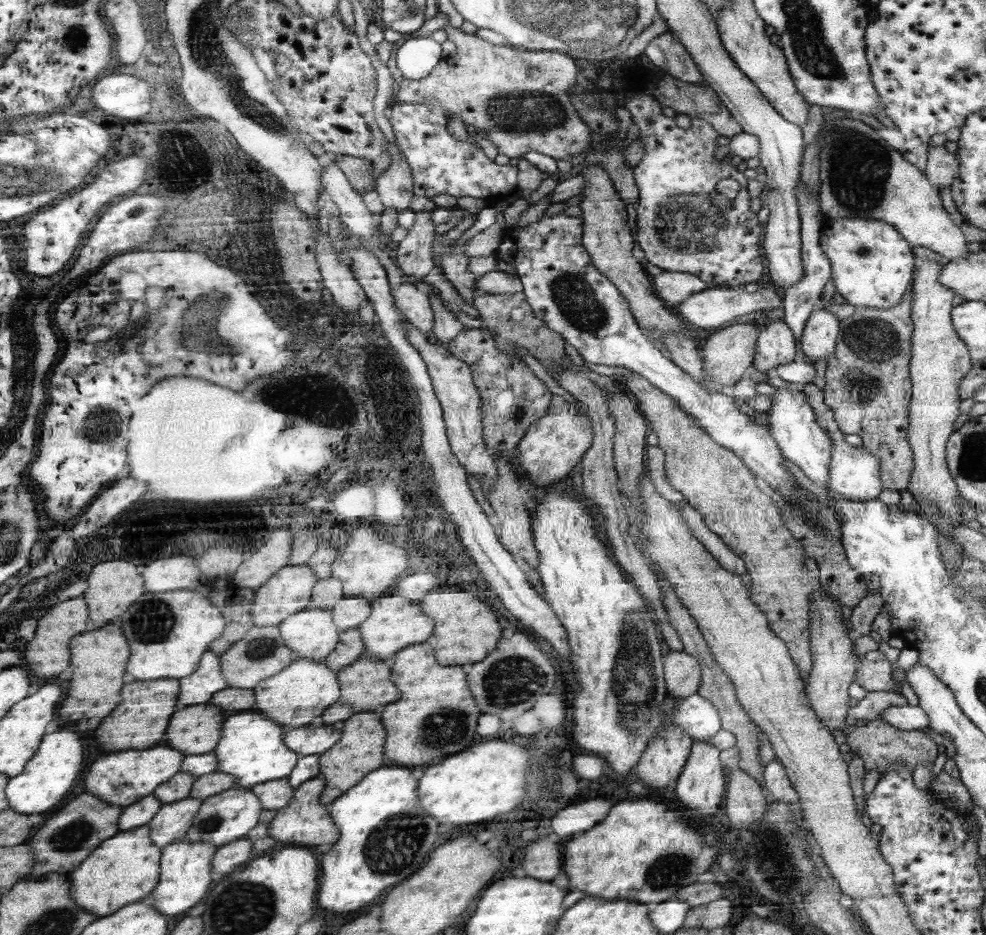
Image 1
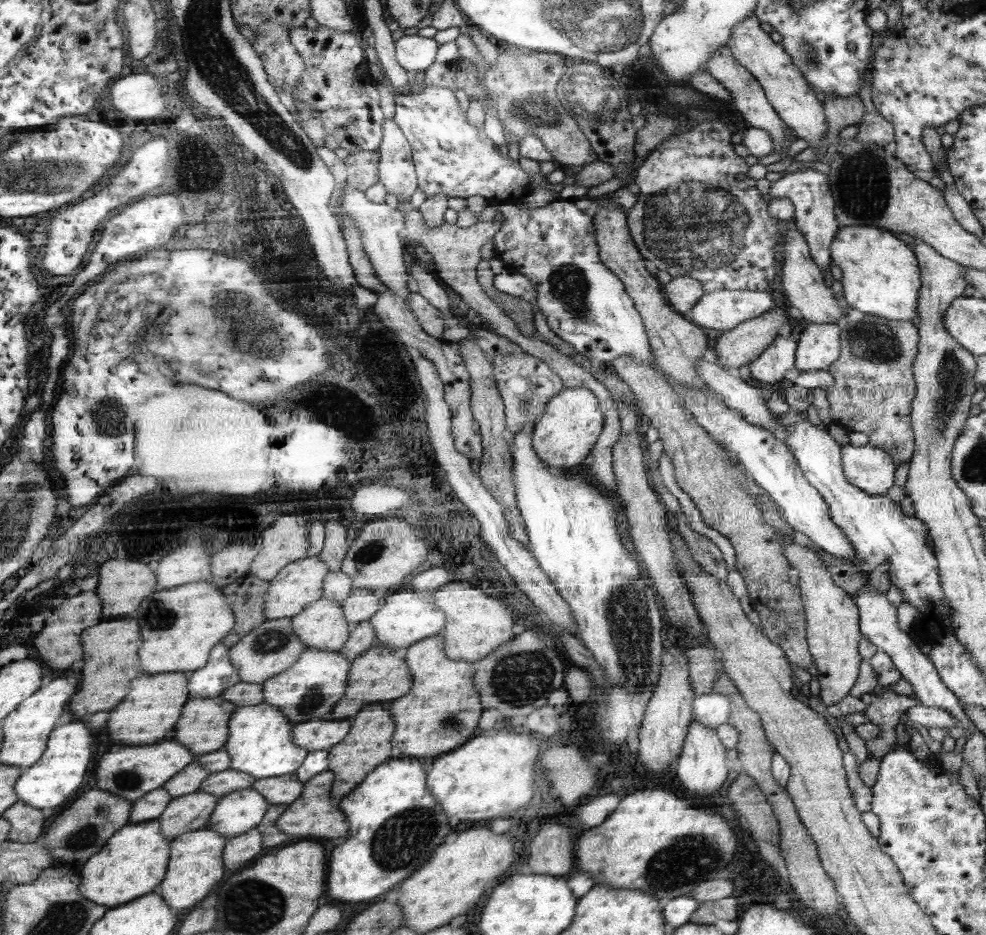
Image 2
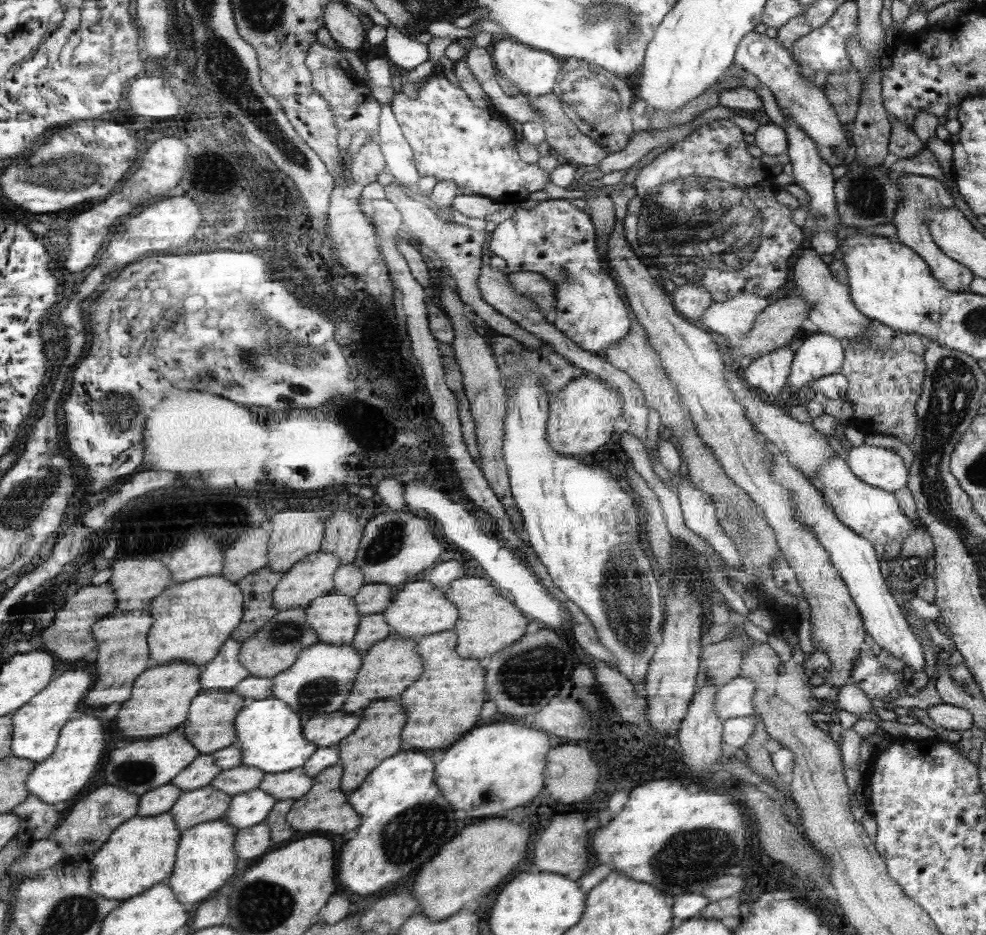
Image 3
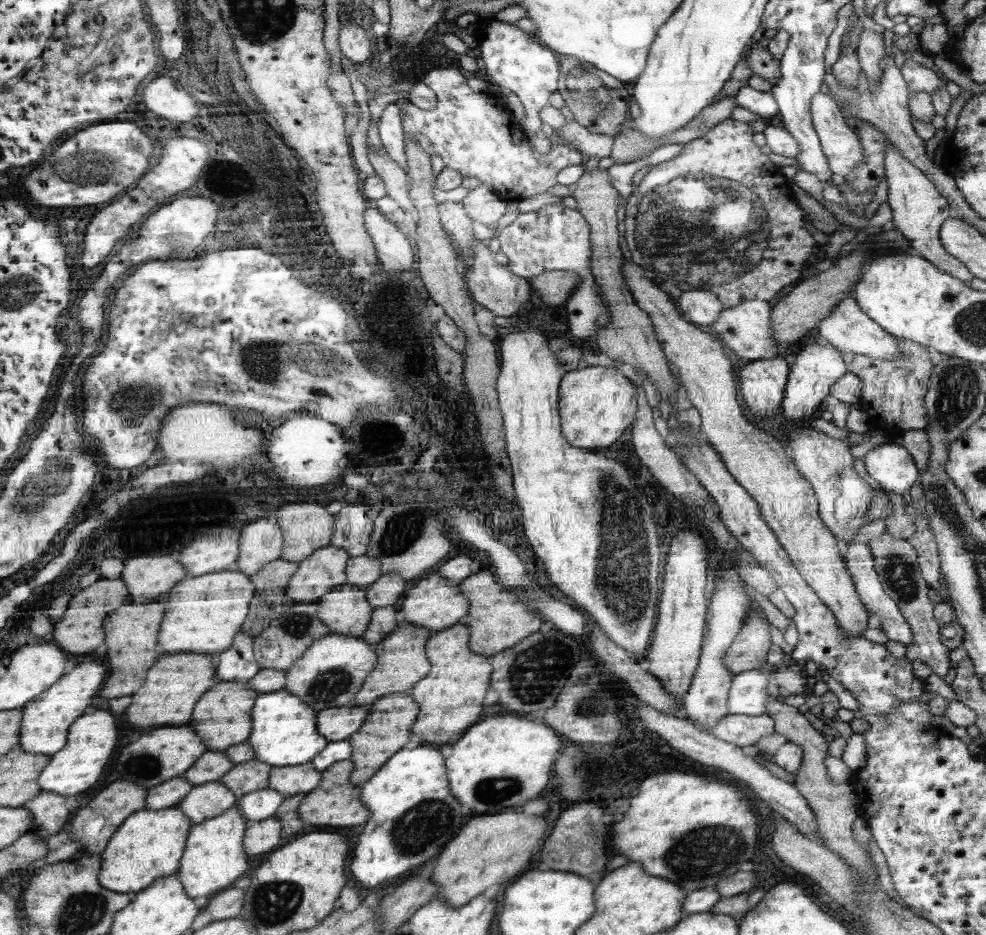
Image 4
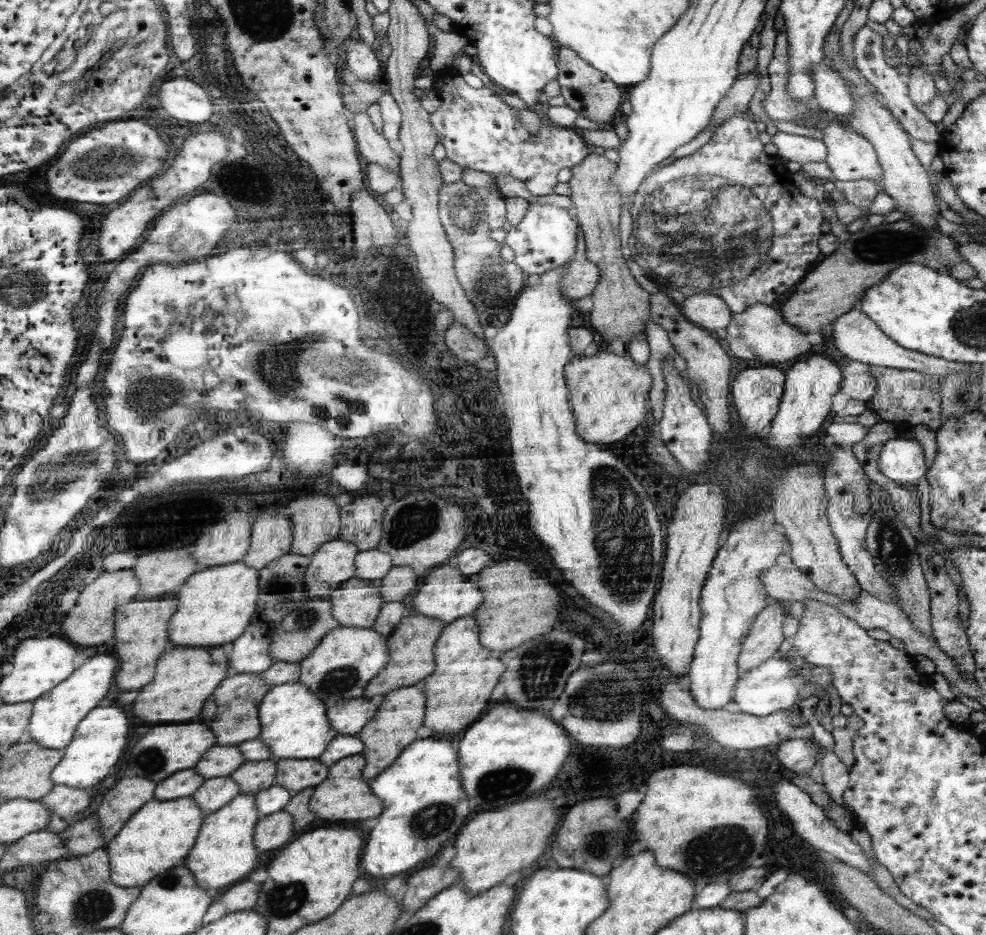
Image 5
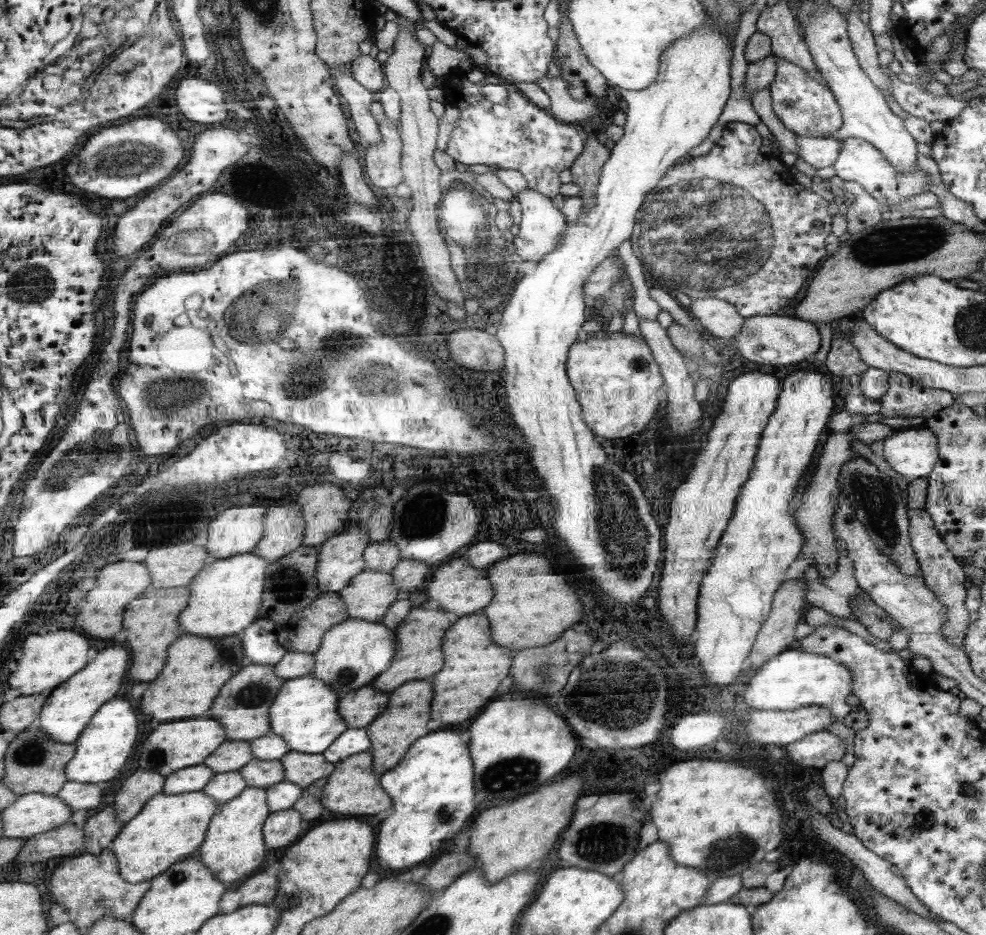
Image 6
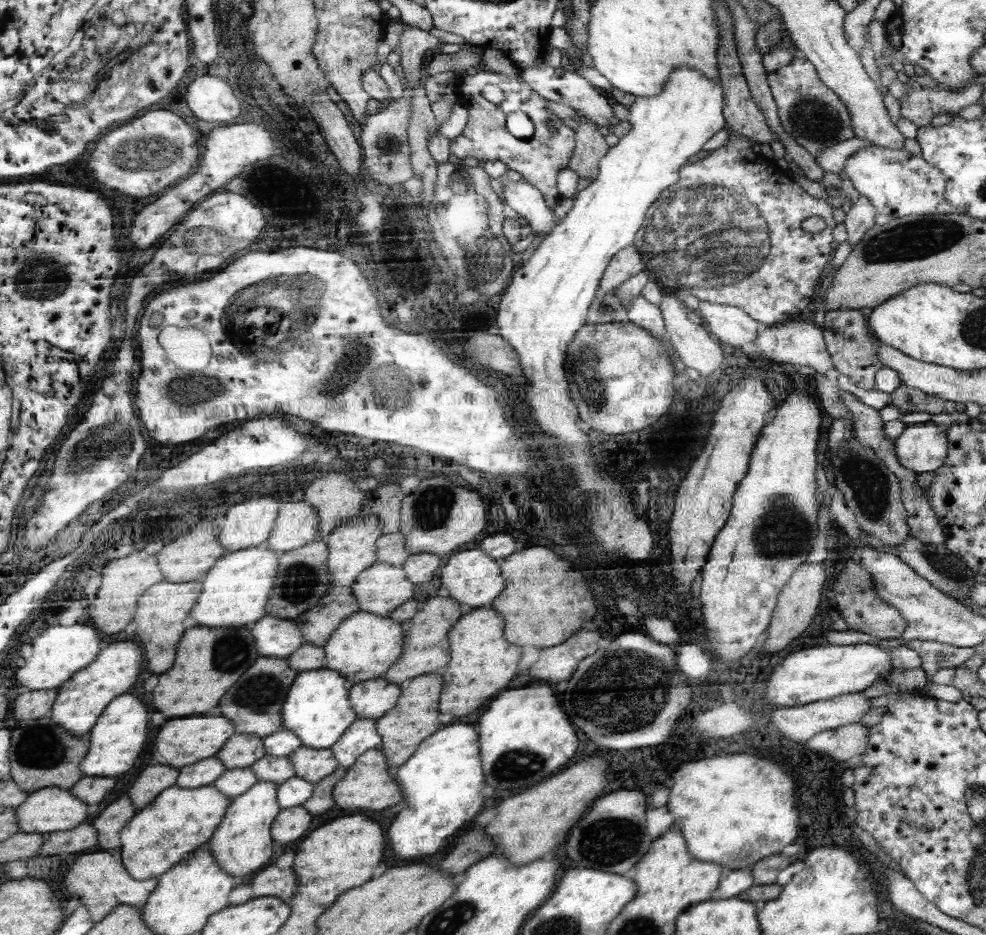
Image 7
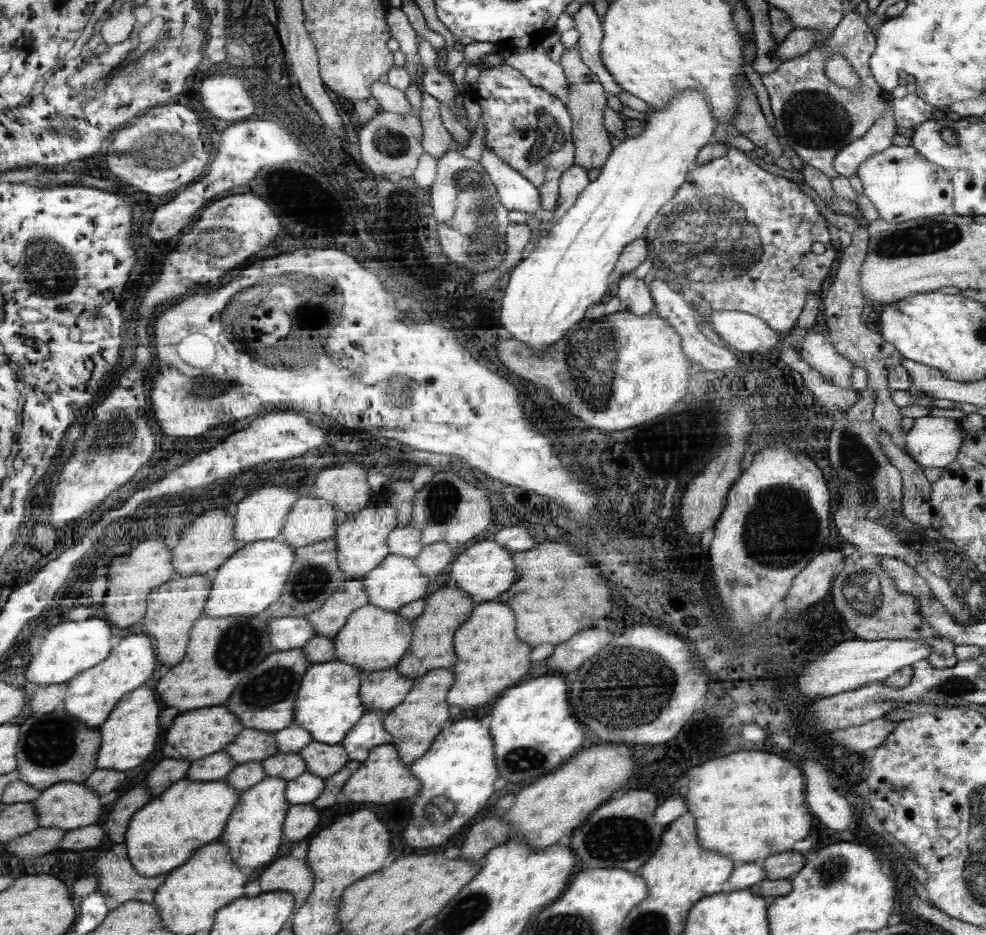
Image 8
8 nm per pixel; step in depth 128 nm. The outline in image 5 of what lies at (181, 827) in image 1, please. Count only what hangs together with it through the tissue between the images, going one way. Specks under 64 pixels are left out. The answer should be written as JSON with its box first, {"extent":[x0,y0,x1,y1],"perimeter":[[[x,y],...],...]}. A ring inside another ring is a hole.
{"extent":[192,775,240,815],"perimeter":[[[229,775],[206,779],[200,785],[200,788],[194,792],[192,798],[205,811],[205,815],[208,815],[226,806],[226,804],[240,794],[240,786]]]}

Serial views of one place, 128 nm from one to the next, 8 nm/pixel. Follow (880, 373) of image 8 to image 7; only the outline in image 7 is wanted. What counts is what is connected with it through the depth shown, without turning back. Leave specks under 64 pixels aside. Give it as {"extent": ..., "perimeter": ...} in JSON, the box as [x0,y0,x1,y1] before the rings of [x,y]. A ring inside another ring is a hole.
{"extent":[824,193,884,390],"perimeter":[[[862,193],[850,205],[851,208],[846,213],[846,220],[844,220],[843,224],[847,230],[847,240],[852,248],[854,248],[854,245],[864,238],[864,233],[876,225],[876,217],[879,213],[871,204],[870,199],[862,195]],[[830,308],[825,314],[824,337],[828,352],[840,374],[846,374],[864,390],[876,389],[876,371],[884,367],[877,360],[876,345],[878,338],[869,329],[865,310],[848,308]]]}

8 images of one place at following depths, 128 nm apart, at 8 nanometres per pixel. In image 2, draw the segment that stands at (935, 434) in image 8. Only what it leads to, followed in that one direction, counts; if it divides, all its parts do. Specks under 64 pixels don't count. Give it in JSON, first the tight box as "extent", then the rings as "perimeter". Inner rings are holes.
{"extent":[842,444,897,495],"perimeter":[[[870,444],[842,446],[845,474],[854,486],[870,494],[886,495],[895,485],[897,463],[888,451]]]}

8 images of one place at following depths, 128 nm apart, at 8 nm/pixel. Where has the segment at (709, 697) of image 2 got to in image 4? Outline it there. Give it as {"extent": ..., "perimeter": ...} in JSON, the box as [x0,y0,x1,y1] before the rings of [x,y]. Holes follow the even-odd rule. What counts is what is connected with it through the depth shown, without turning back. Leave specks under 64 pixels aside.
{"extent":[728,668,780,716],"perimeter":[[[754,668],[737,673],[733,677],[733,686],[729,690],[728,708],[729,714],[743,714],[746,716],[760,716],[766,714],[765,703],[769,698],[780,699],[779,684],[774,672],[765,672]]]}

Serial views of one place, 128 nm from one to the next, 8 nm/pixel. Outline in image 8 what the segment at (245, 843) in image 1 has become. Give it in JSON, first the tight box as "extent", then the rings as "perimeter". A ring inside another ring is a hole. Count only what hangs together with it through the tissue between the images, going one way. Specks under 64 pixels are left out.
{"extent":[282,804,320,842],"perimeter":[[[290,804],[284,823],[282,823],[282,836],[290,842],[298,842],[308,838],[320,822],[318,809],[313,804]]]}

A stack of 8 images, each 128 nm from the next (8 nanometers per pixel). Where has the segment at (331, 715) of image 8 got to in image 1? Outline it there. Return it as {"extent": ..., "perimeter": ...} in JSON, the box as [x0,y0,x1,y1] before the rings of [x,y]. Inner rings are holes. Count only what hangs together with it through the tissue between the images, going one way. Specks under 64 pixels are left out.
{"extent":[214,710,301,789],"perimeter":[[[255,710],[227,714],[223,728],[218,750],[214,750],[218,758],[216,771],[236,776],[240,788],[250,789],[264,782],[287,778],[301,756],[290,750],[281,724]]]}

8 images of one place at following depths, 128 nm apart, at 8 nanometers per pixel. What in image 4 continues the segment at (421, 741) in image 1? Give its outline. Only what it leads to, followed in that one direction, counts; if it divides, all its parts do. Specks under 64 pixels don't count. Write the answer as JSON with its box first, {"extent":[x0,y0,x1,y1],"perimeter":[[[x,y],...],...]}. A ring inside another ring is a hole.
{"extent":[410,622,492,746],"perimeter":[[[460,622],[446,629],[432,633],[428,639],[427,654],[434,674],[418,682],[418,686],[414,686],[410,694],[412,698],[418,698],[418,702],[422,702],[422,718],[418,718],[414,734],[424,738],[422,742],[436,742],[438,746],[455,743],[472,724],[478,722],[482,714],[482,700],[486,696],[492,672],[492,666],[488,664],[486,656],[474,654],[470,650],[470,628],[466,624]]]}

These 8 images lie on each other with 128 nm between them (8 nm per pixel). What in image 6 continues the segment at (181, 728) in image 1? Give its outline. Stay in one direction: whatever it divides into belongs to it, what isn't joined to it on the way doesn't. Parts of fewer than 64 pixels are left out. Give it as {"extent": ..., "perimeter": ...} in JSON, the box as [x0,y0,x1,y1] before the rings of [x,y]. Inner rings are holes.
{"extent":[212,664,286,740],"perimeter":[[[250,664],[240,670],[242,674],[234,676],[234,682],[226,682],[226,690],[218,694],[218,702],[214,702],[212,718],[218,718],[218,722],[226,724],[226,730],[230,730],[230,740],[248,740],[265,737],[273,732],[272,722],[269,718],[269,710],[273,706],[274,697],[281,692],[286,680],[274,671],[274,665]]]}

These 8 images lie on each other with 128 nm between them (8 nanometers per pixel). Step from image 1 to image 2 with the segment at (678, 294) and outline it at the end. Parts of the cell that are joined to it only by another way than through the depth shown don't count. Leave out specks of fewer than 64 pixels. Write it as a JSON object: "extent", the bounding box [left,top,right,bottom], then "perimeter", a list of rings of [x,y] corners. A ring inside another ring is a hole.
{"extent":[665,275,704,316],"perimeter":[[[686,275],[672,278],[665,286],[665,292],[673,306],[688,316],[690,316],[690,309],[704,294],[702,283]]]}

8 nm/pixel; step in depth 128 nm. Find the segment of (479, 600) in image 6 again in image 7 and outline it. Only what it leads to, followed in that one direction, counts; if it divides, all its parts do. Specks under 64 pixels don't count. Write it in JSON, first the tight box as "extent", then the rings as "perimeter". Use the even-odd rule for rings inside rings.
{"extent":[440,547,504,609],"perimeter":[[[474,547],[474,550],[463,550],[462,553],[450,556],[448,563],[440,572],[441,589],[440,594],[457,600],[466,609],[478,609],[492,607],[494,598],[503,592],[504,584],[502,578],[500,561],[494,559],[488,552]]]}

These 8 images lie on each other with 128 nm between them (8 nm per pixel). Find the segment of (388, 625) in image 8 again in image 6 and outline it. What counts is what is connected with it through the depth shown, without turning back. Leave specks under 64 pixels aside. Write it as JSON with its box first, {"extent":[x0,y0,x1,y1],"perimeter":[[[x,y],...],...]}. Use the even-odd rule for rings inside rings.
{"extent":[314,618,397,695],"perimeter":[[[349,618],[334,625],[323,638],[321,648],[314,653],[314,678],[329,683],[338,695],[369,686],[377,676],[385,672],[395,660],[397,638],[395,630],[382,622],[368,622],[362,618]]]}

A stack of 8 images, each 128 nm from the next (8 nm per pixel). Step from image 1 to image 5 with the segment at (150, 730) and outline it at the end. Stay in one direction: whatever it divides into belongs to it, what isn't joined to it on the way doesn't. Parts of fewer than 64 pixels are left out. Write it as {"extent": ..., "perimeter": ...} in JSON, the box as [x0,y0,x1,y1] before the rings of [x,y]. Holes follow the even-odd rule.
{"extent":[132,646,228,724],"perimeter":[[[170,646],[158,662],[158,678],[138,692],[132,704],[134,716],[158,724],[158,722],[190,722],[194,720],[210,694],[228,674],[228,658],[222,648],[190,648],[190,646]]]}

